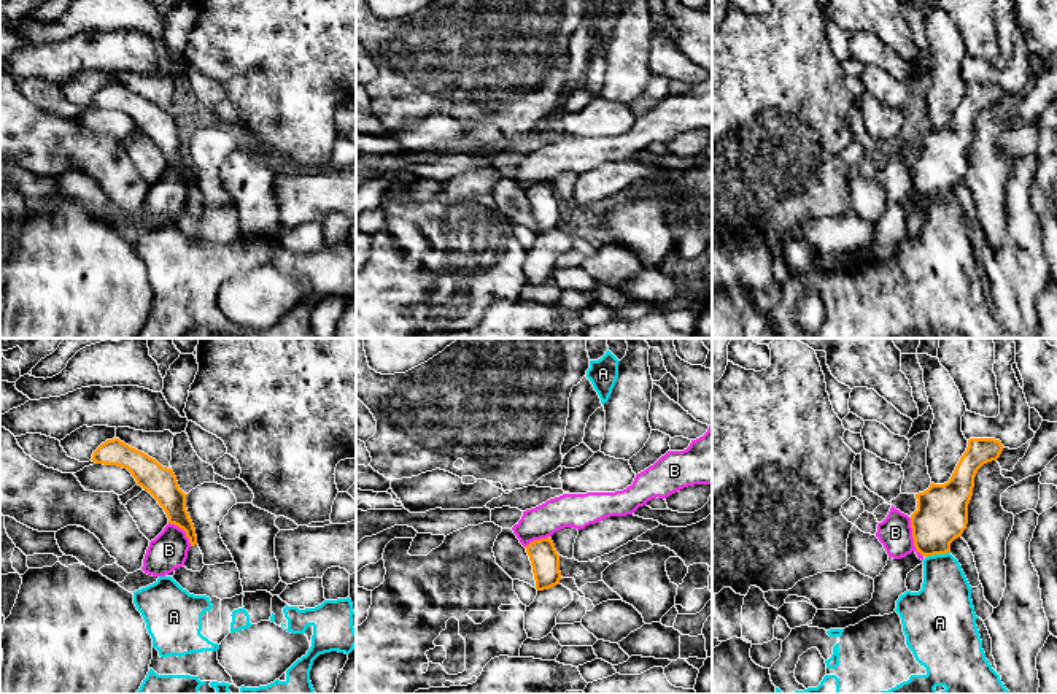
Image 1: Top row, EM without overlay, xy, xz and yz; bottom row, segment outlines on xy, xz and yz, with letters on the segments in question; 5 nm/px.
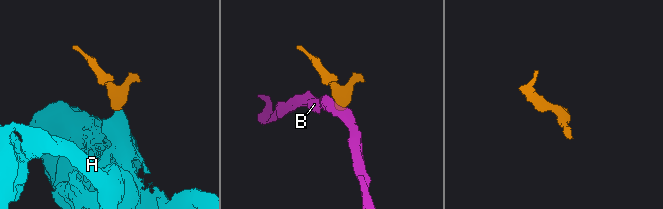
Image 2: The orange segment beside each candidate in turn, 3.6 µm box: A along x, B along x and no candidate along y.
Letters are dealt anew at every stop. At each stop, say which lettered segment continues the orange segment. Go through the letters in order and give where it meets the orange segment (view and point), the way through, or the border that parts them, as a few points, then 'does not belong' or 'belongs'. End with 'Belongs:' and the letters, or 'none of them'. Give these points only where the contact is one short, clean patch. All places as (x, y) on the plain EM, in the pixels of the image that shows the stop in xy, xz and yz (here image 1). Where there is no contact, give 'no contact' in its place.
A: contact yz (936, 197); border yz (949, 196), (925, 202); does not belong
B: contact yz (913, 181); border yz (909, 162), (914, 192), (922, 200); does not belong
Belongs: none of them

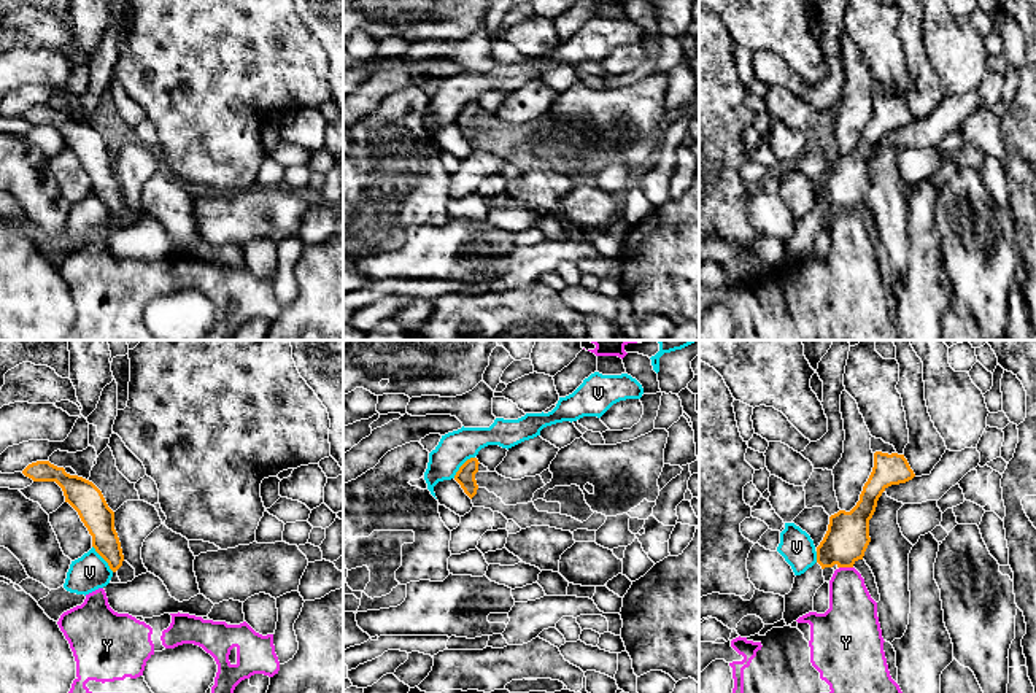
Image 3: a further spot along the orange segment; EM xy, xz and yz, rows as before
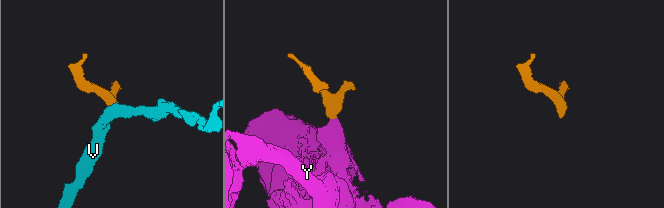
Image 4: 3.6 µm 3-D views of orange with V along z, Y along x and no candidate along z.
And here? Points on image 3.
V: contact xy (102, 201); border xy (92, 189), (113, 215); does not belong
Y: contact yz (846, 210); border yz (839, 210), (852, 212); does not belong
Belongs: none of them

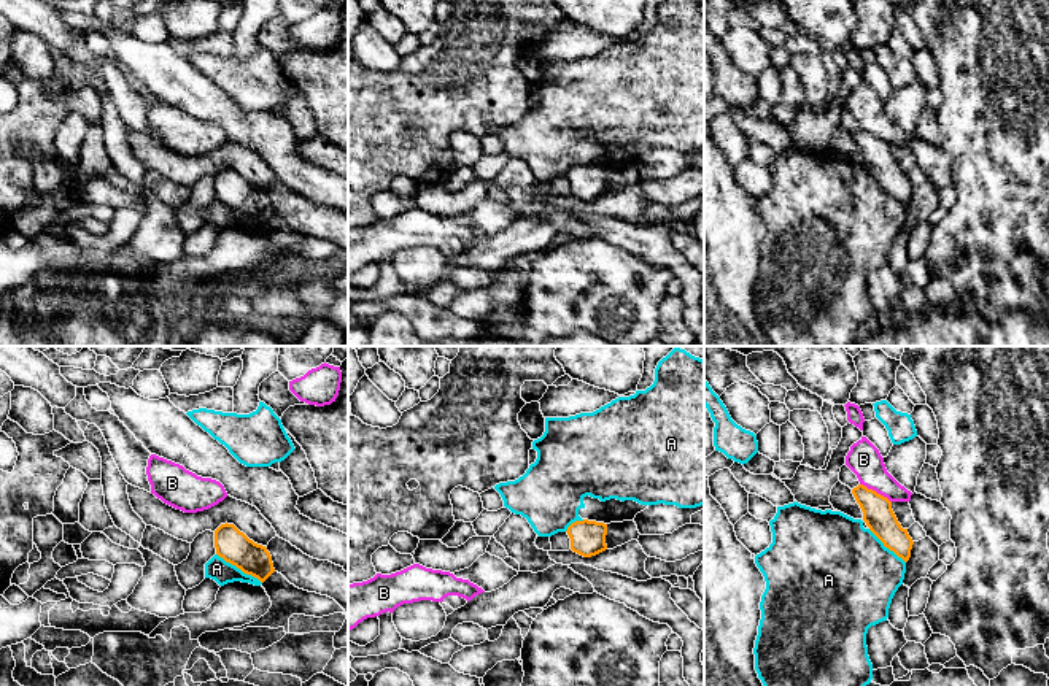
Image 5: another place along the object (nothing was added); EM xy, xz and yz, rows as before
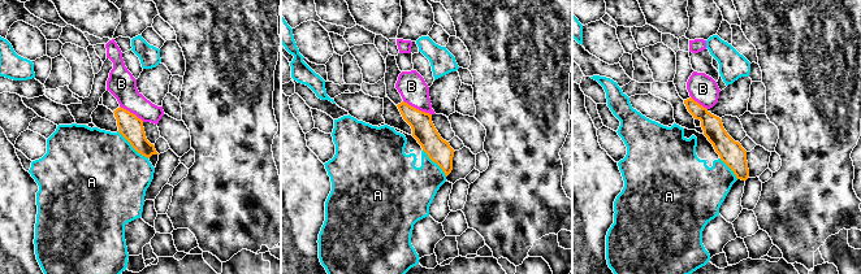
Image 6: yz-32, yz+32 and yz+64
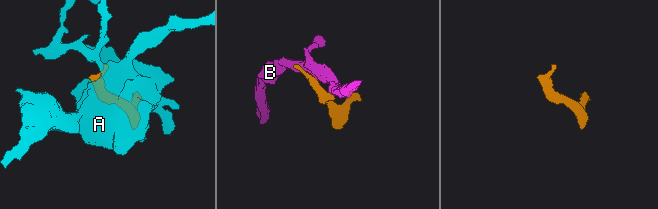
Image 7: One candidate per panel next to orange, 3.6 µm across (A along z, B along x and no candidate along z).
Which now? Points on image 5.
A: contact xy (239, 211); belongs
B: contact yz (874, 135); does not belong
Belongs: A

